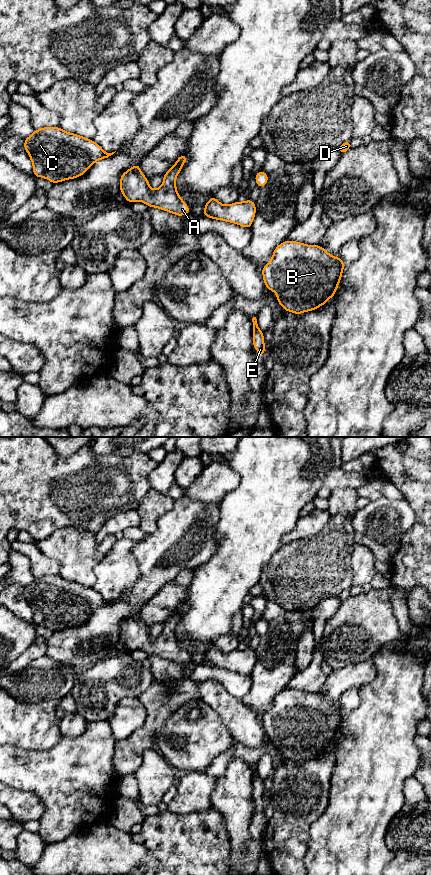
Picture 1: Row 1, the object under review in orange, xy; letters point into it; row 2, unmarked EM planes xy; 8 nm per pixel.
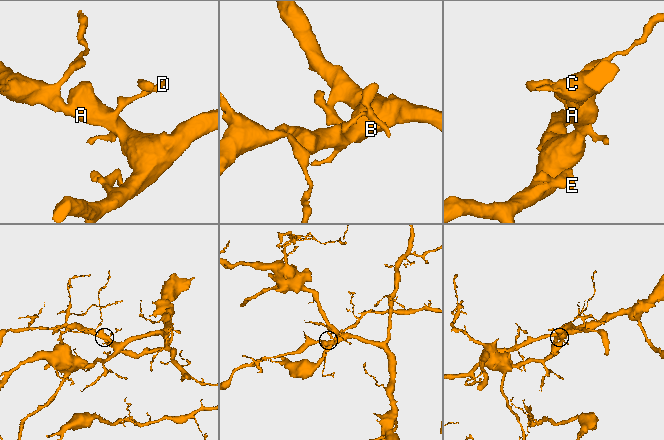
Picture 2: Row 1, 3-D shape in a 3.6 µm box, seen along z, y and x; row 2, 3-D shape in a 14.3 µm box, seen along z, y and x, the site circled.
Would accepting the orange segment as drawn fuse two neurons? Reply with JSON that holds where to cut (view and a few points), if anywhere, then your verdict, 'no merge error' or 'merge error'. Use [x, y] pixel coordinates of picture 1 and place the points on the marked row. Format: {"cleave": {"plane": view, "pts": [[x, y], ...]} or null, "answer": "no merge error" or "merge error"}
{"cleave": null, "answer": "no merge error"}

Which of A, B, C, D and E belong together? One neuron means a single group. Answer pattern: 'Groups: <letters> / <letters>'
Groups: A B C D E

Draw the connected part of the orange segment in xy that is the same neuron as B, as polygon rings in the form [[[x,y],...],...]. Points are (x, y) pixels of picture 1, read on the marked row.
[[[285,240],[274,249],[271,260],[261,271],[265,287],[276,293],[277,301],[284,311],[300,315],[326,304],[332,296],[335,298],[345,265],[341,257],[332,256],[320,245],[306,245],[297,241]]]

